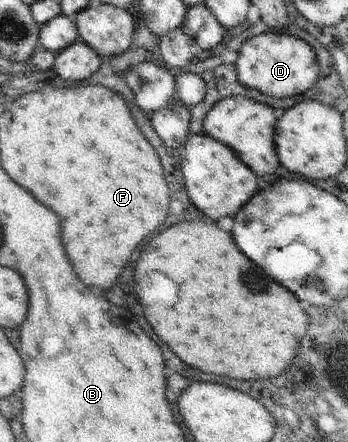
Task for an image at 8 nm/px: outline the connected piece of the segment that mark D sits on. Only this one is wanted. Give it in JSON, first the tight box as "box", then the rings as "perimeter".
{"box":[235,31,319,98],"perimeter":[[[287,31],[281,34],[262,33],[248,38],[240,47],[235,62],[237,80],[246,88],[252,88],[274,98],[288,98],[306,92],[315,86],[319,75],[319,62],[314,48],[300,36]]]}

